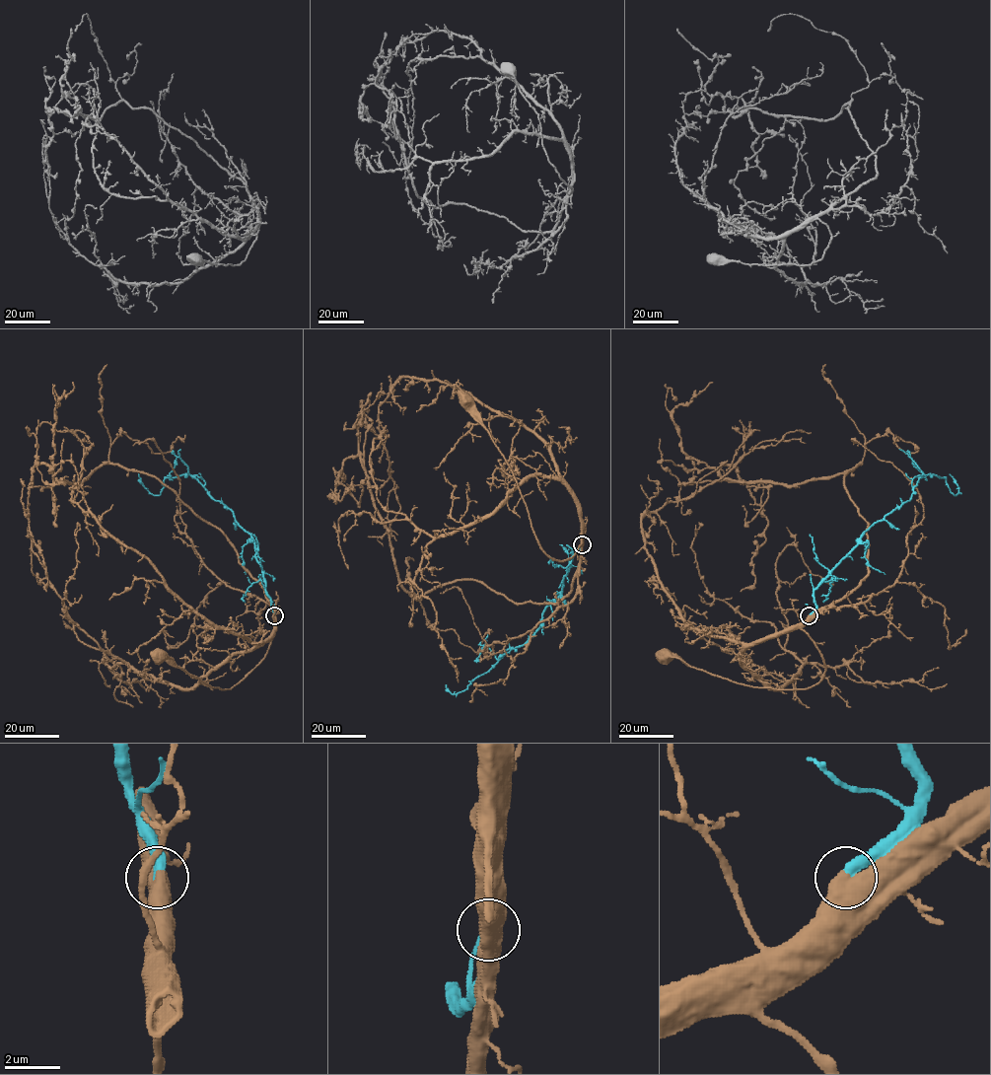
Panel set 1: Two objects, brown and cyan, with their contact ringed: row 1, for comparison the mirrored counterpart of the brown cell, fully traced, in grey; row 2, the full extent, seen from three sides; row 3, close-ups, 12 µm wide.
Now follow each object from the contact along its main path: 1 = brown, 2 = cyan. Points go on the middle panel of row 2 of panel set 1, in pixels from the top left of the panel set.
1: (582, 544), (582, 537), (575, 553), (561, 561), (545, 552), (513, 472), (488, 430), (467, 409), (465, 399)
2: (582, 544), (579, 551), (573, 550), (562, 593), (544, 609), (537, 630), (466, 688), (453, 694), (446, 684)

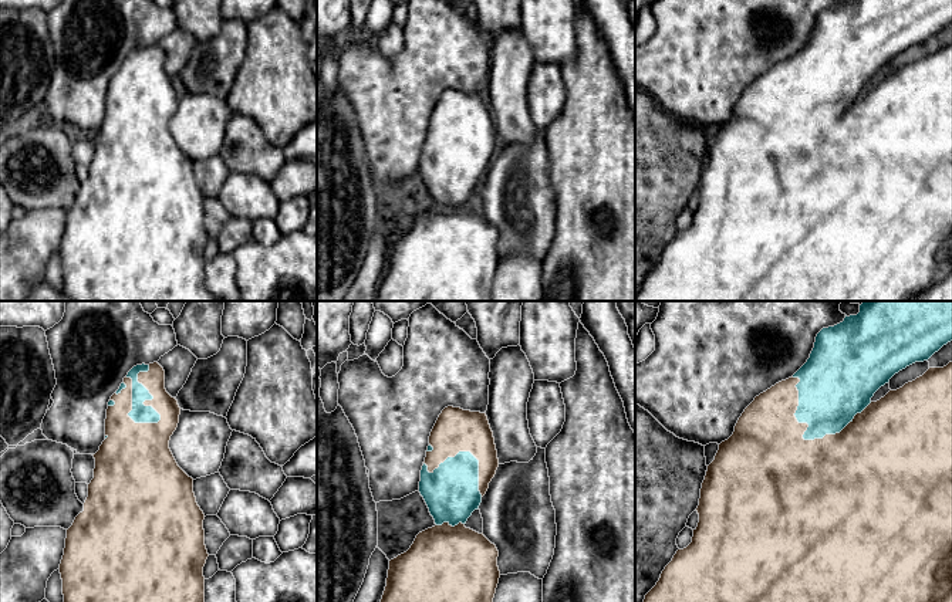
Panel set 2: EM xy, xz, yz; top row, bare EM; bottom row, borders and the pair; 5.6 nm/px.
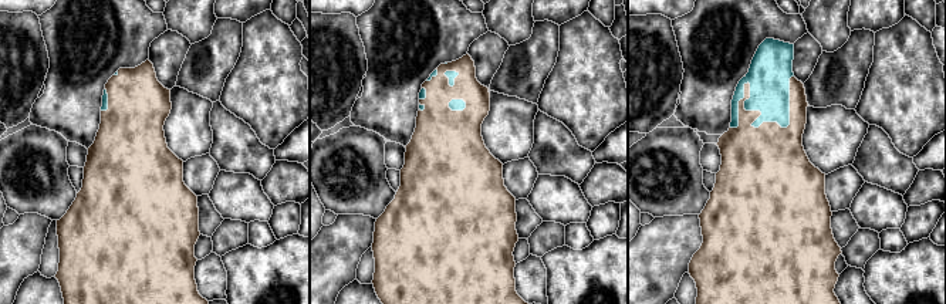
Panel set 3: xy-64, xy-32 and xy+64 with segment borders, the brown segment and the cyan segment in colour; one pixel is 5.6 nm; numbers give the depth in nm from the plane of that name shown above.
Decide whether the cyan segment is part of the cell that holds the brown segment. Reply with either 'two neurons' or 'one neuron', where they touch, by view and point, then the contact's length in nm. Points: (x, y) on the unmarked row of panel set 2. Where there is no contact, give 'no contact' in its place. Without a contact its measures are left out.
one neuron | xy (144, 84) | 340 nm

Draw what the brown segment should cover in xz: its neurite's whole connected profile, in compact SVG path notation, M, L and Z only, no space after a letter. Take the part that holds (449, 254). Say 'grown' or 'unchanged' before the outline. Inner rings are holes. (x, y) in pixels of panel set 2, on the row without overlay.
grown | M445 89L431 114L419 163L419 175L436 207L419 214L406 234L389 243L377 301L492 301L500 260L499 233L483 214L465 206L479 190L497 149L486 95Z

